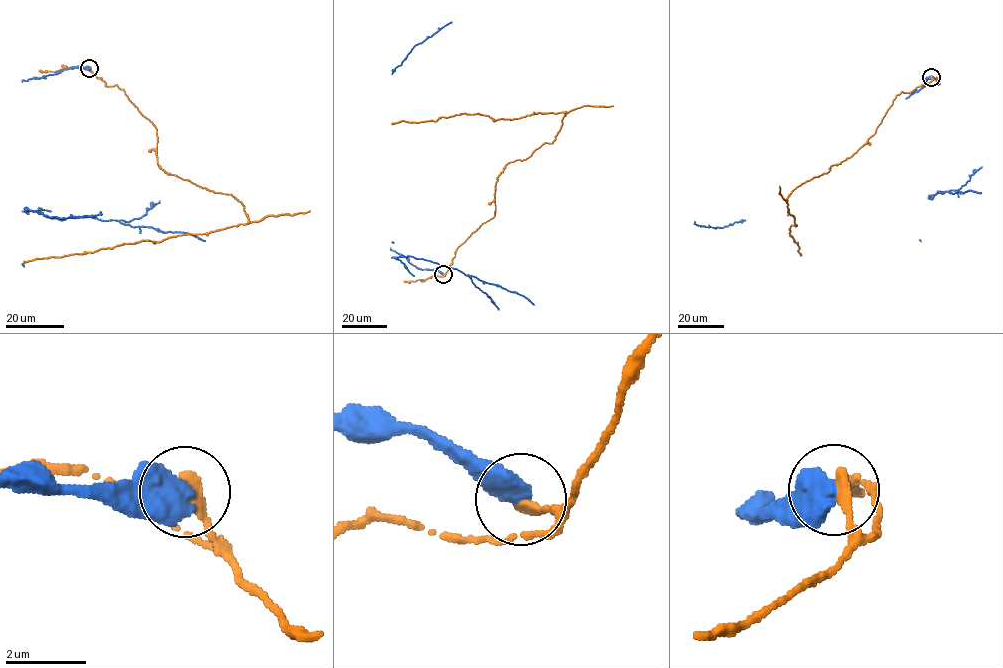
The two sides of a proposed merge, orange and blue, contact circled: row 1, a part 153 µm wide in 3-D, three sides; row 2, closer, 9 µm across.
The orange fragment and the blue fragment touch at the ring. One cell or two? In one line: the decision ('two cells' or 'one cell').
two cells

